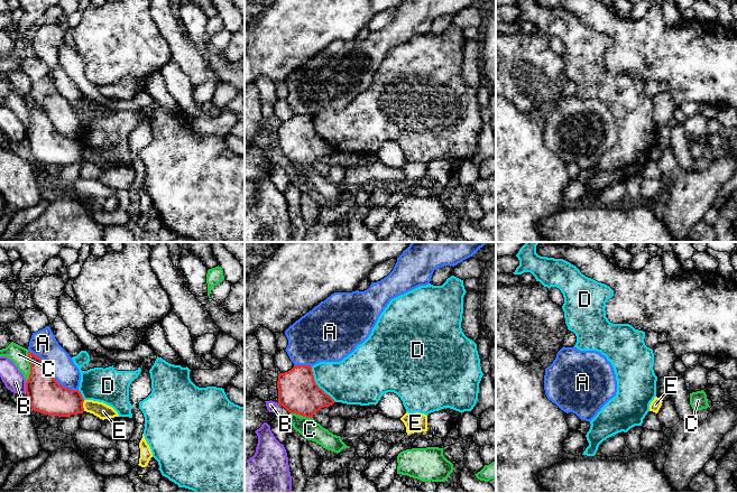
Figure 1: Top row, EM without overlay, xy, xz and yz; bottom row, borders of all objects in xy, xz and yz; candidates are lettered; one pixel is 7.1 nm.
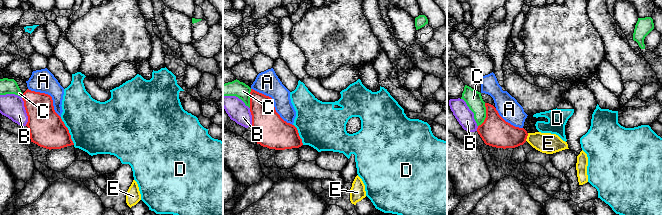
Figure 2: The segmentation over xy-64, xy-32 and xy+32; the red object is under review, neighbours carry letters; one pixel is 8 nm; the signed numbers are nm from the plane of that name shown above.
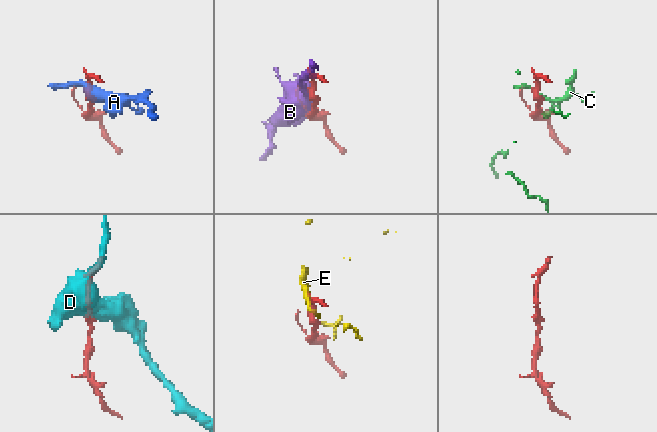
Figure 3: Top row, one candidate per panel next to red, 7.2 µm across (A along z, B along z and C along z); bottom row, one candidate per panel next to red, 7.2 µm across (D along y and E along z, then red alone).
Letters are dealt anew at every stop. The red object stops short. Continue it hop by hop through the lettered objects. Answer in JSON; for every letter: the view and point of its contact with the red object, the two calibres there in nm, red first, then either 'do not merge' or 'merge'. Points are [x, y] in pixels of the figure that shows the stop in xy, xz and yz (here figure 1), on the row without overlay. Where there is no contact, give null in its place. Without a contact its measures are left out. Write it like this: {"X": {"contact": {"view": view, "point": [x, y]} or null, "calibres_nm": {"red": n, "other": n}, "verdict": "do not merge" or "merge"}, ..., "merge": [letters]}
{"A": {"contact": {"view": "xy", "point": [51, 122]}, "calibres_nm": {"red": 260, "other": 190}, "verdict": "do not merge"}, "B": {"contact": {"view": "xy", "point": [26, 137]}, "calibres_nm": {"red": 260, "other": 150}, "verdict": "do not merge"}, "C": {"contact": {"view": "xy", "point": [30, 115]}, "calibres_nm": {"red": 260, "other": 130}, "verdict": "do not merge"}, "D": {"contact": {"view": "xz", "point": [318, 135]}, "calibres_nm": {"red": 280, "other": 320}, "verdict": "do not merge"}, "E": {"contact": {"view": "xy", "point": [82, 155]}, "calibres_nm": {"red": 240, "other": 110}, "verdict": "do not merge"}, "merge": []}

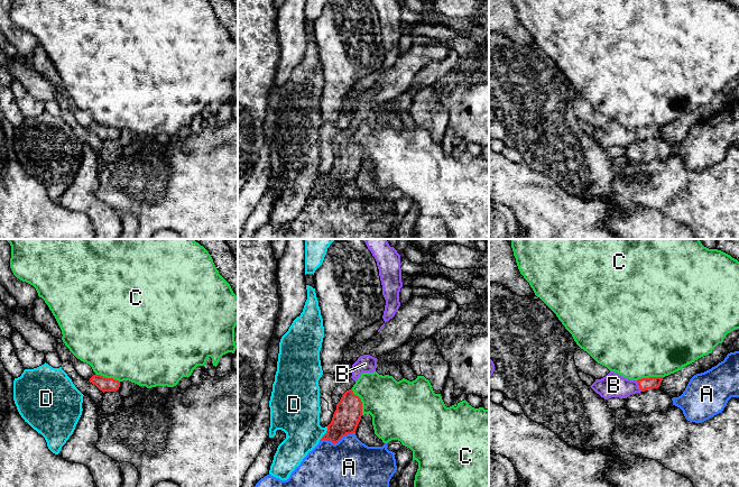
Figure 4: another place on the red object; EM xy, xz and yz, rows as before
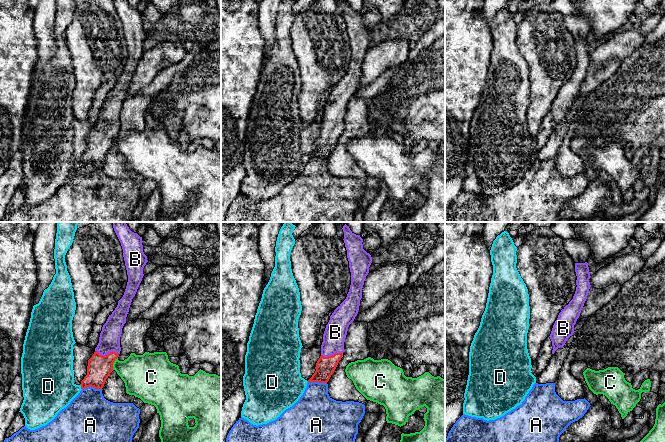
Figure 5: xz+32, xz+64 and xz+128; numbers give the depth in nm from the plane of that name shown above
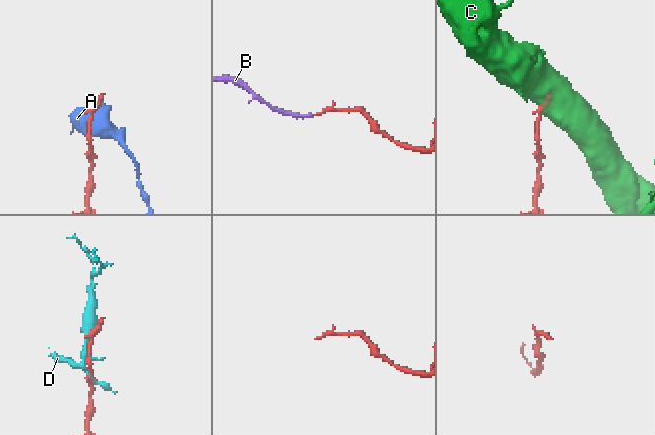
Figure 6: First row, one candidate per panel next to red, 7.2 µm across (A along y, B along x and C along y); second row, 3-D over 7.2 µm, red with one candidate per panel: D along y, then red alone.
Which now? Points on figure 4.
{"A": {"contact": {"view": "xz", "point": [336, 191]}, "calibres_nm": {"red": 190, "other": 500}, "verdict": "do not merge"}, "B": {"contact": {"view": "yz", "point": [638, 134]}, "calibres_nm": {"red": 90, "other": 180}, "verdict": "merge"}, "C": {"contact": {"view": "xz", "point": [360, 149]}, "calibres_nm": {"red": 190, "other": 360}, "verdict": "do not merge"}, "D": {"contact": {"view": "xz", "point": [324, 183]}, "calibres_nm": {"red": 190, "other": 320}, "verdict": "do not merge"}, "merge": ["B"]}

